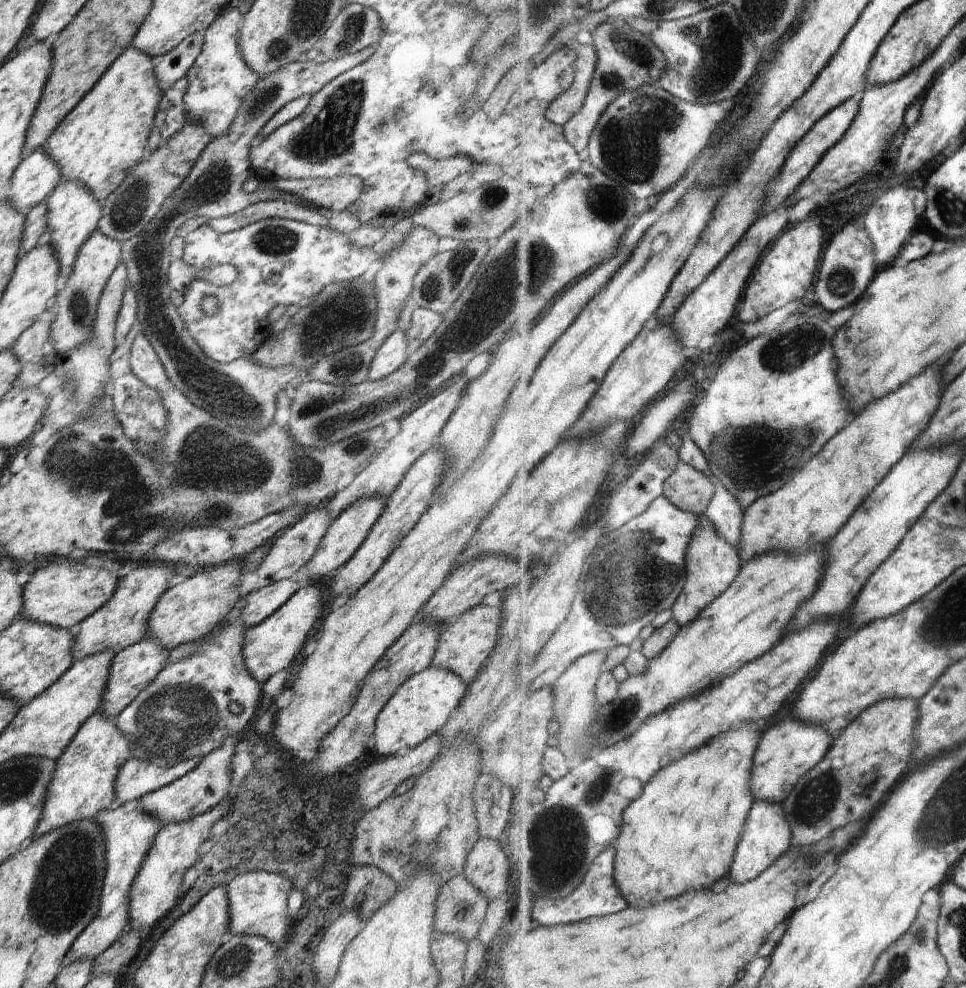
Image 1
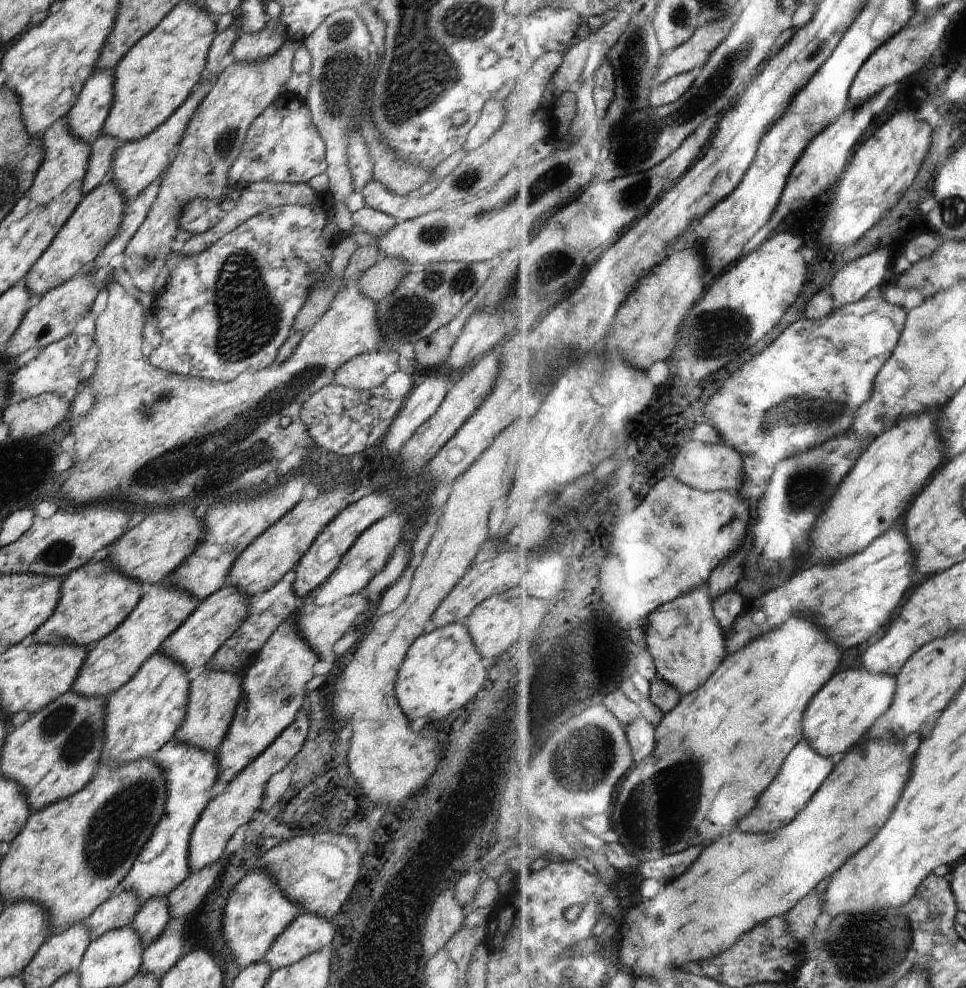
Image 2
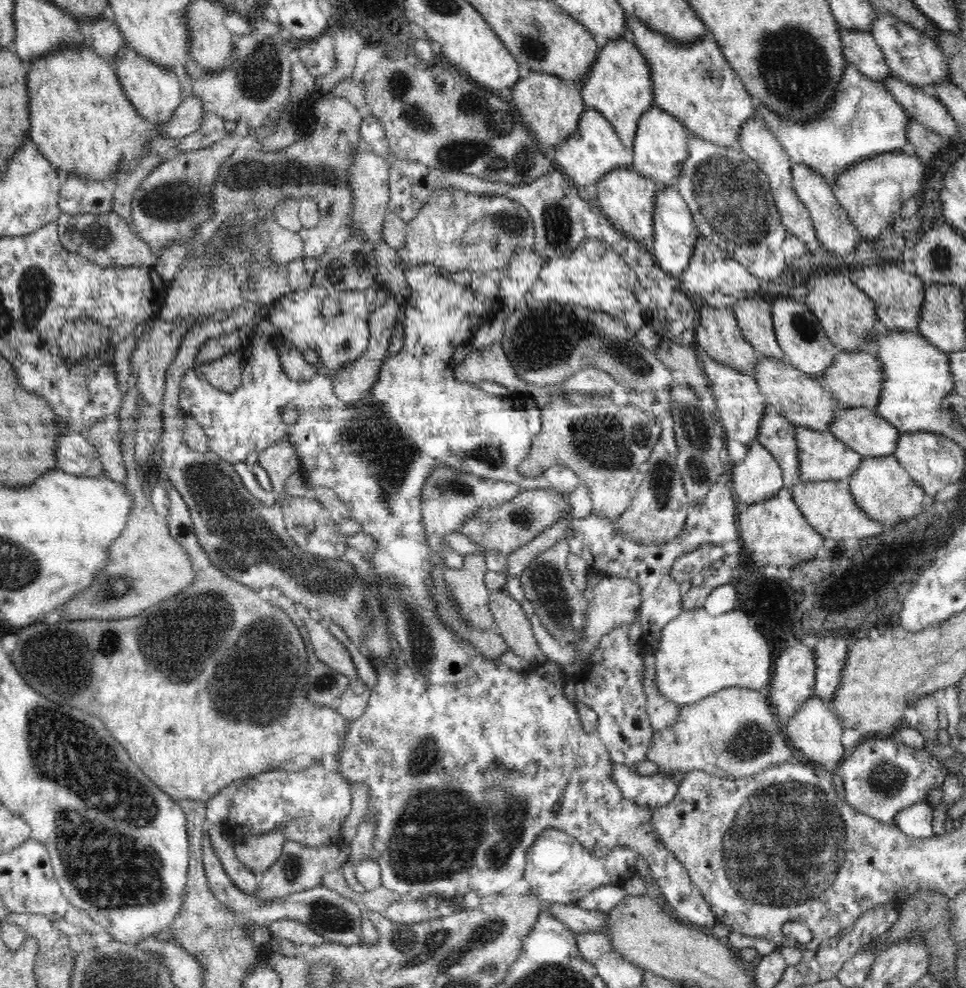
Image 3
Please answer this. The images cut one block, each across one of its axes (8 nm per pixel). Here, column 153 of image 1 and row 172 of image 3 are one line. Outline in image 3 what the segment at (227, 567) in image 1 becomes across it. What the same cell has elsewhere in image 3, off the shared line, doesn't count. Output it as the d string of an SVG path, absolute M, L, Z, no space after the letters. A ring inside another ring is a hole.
M622 166L602 176L602 179L596 182L596 187L596 206L608 217L614 228L652 253L655 242L654 217L652 216L654 216L654 198L656 198L658 184L642 176L632 167Z

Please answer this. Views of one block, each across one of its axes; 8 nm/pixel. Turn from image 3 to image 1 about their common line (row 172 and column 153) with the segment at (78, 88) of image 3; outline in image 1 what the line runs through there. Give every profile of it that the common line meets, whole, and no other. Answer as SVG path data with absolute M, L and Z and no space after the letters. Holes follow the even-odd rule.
M130 46L116 59L84 98L69 112L43 144L43 152L60 169L64 181L82 183L101 202L118 188L128 171L144 156L144 144L155 126L156 109L162 96L154 76L156 59Z

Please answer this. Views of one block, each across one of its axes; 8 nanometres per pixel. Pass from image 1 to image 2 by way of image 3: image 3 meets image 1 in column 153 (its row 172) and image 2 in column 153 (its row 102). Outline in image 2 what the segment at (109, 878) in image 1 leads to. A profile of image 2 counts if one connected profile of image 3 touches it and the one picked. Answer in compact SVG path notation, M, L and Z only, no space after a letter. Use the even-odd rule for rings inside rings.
M174 740L168 741L160 750L157 750L152 760L163 772L164 783L167 786L164 814L154 827L152 836L139 852L131 871L115 889L115 894L119 894L122 891L133 892L140 907L148 903L150 899L167 897L191 874L188 866L188 853L192 828L194 828L196 821L199 819L199 814L202 814L202 811L205 810L208 801L211 799L211 788L219 775L219 764L214 753L206 752L187 744L177 743Z

